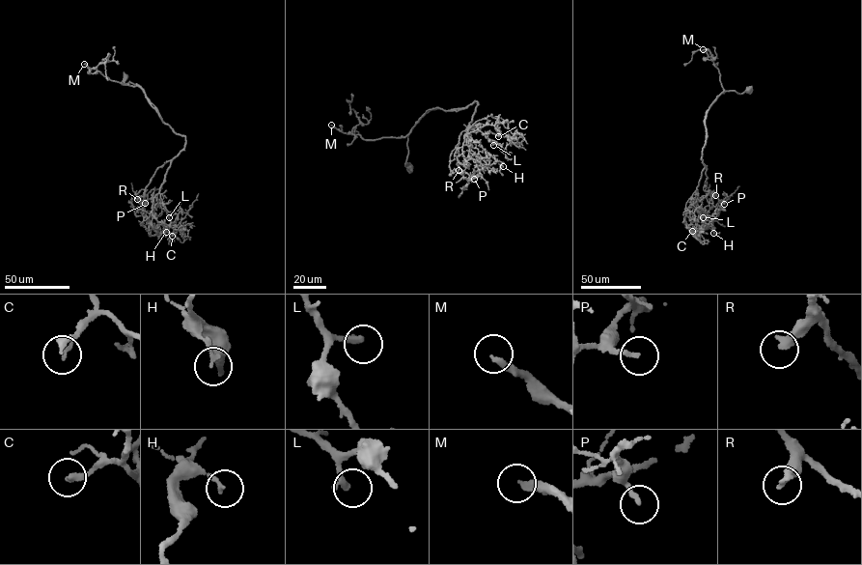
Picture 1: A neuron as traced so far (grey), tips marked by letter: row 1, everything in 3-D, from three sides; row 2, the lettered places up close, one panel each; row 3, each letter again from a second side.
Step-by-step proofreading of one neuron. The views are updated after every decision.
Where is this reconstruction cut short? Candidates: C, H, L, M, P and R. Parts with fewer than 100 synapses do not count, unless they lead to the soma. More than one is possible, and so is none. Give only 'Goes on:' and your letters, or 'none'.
Goes on: L, M, R

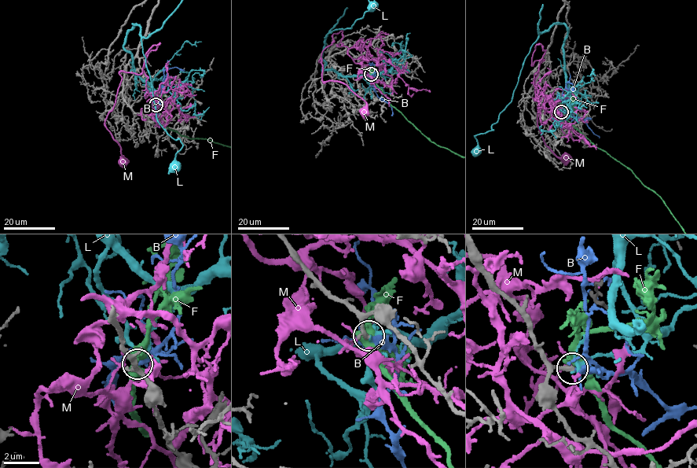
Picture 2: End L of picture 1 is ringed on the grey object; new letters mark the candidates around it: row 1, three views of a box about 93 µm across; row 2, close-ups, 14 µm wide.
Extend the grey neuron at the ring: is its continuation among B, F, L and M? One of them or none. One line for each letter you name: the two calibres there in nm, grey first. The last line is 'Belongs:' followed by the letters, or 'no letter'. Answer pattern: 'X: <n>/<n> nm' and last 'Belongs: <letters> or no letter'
B: 260/400 nm
Belongs: B

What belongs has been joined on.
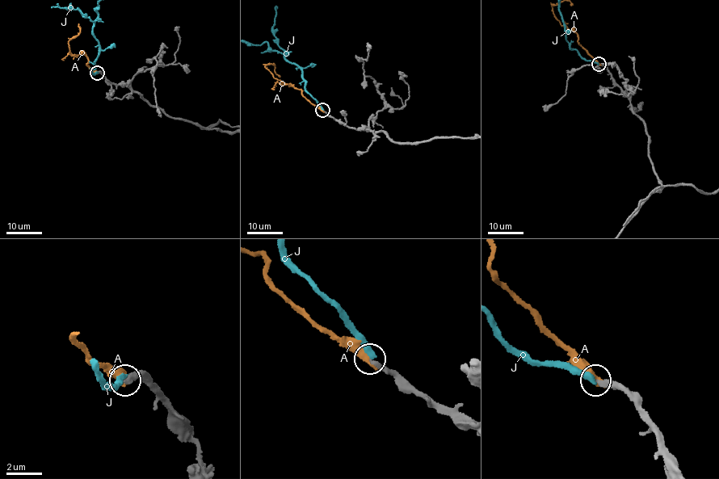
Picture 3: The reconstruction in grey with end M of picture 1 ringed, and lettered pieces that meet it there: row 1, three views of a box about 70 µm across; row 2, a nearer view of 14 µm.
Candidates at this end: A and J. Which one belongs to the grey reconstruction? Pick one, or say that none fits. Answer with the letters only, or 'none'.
J

